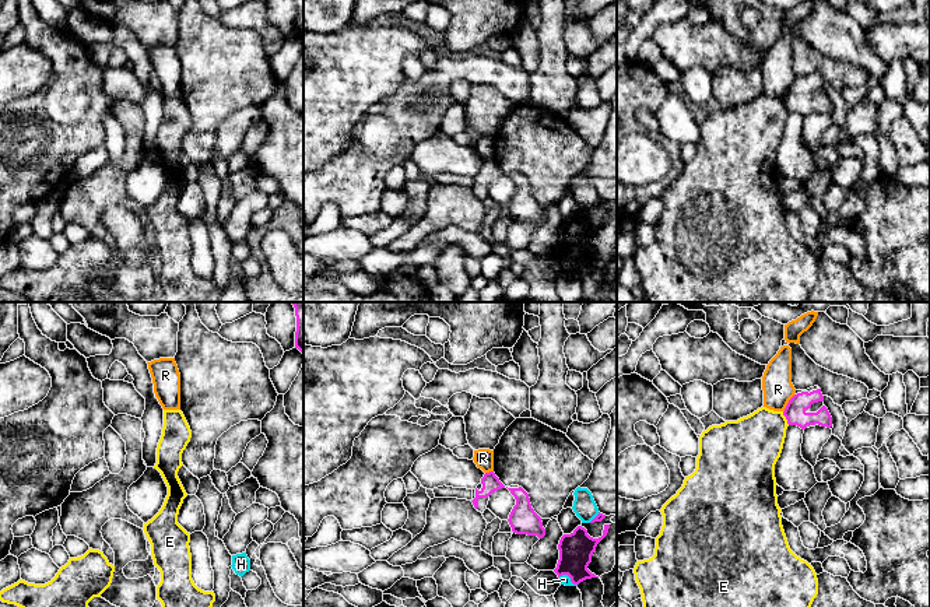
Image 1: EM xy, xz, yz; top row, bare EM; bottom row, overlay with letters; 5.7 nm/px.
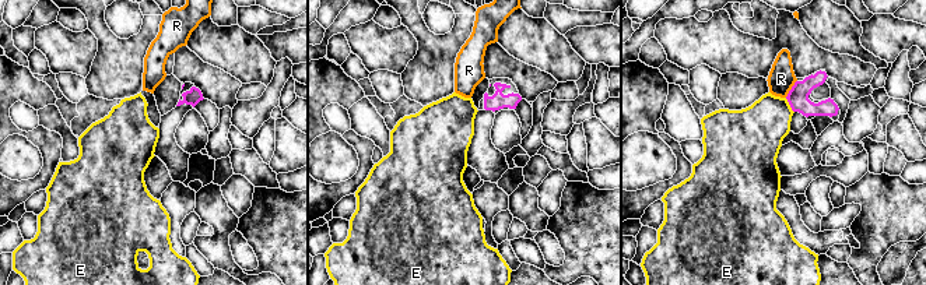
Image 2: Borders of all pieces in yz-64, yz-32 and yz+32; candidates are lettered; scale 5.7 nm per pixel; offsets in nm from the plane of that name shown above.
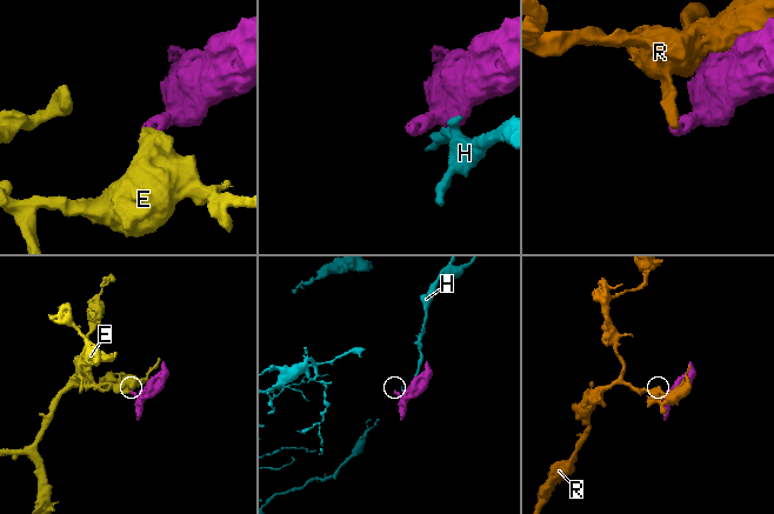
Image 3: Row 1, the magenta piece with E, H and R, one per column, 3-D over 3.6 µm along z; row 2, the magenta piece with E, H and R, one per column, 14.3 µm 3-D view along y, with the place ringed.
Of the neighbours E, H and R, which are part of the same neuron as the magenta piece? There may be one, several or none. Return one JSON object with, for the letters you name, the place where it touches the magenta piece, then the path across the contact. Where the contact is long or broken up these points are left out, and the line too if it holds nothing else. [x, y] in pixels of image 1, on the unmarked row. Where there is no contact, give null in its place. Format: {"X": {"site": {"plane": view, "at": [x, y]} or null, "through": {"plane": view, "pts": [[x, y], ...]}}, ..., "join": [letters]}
{"join": []}

